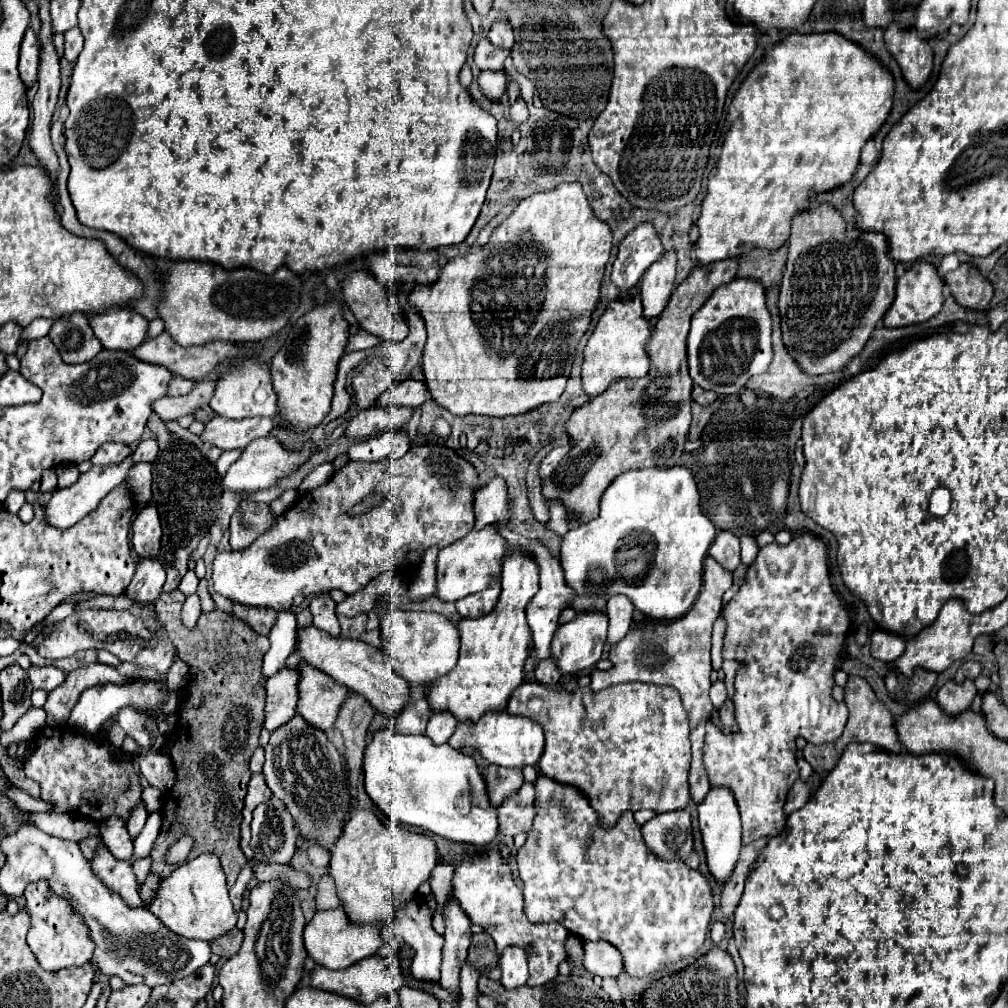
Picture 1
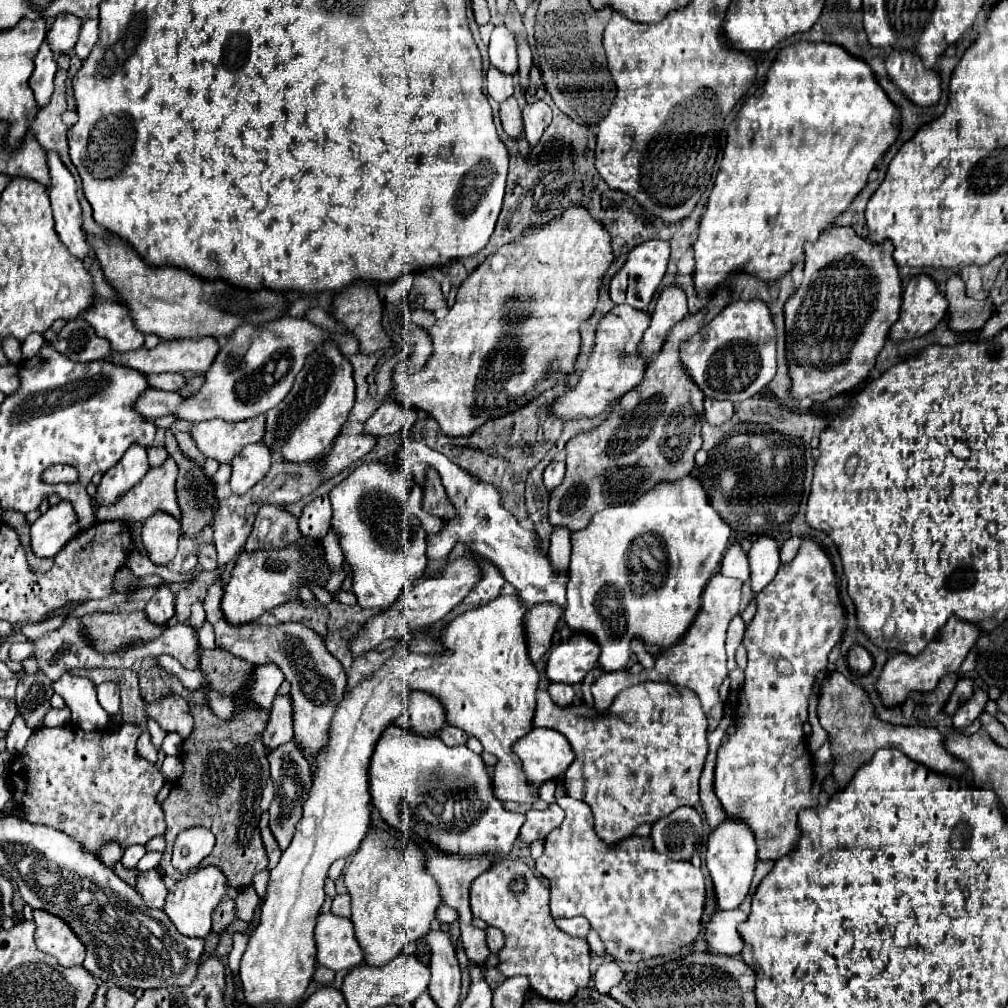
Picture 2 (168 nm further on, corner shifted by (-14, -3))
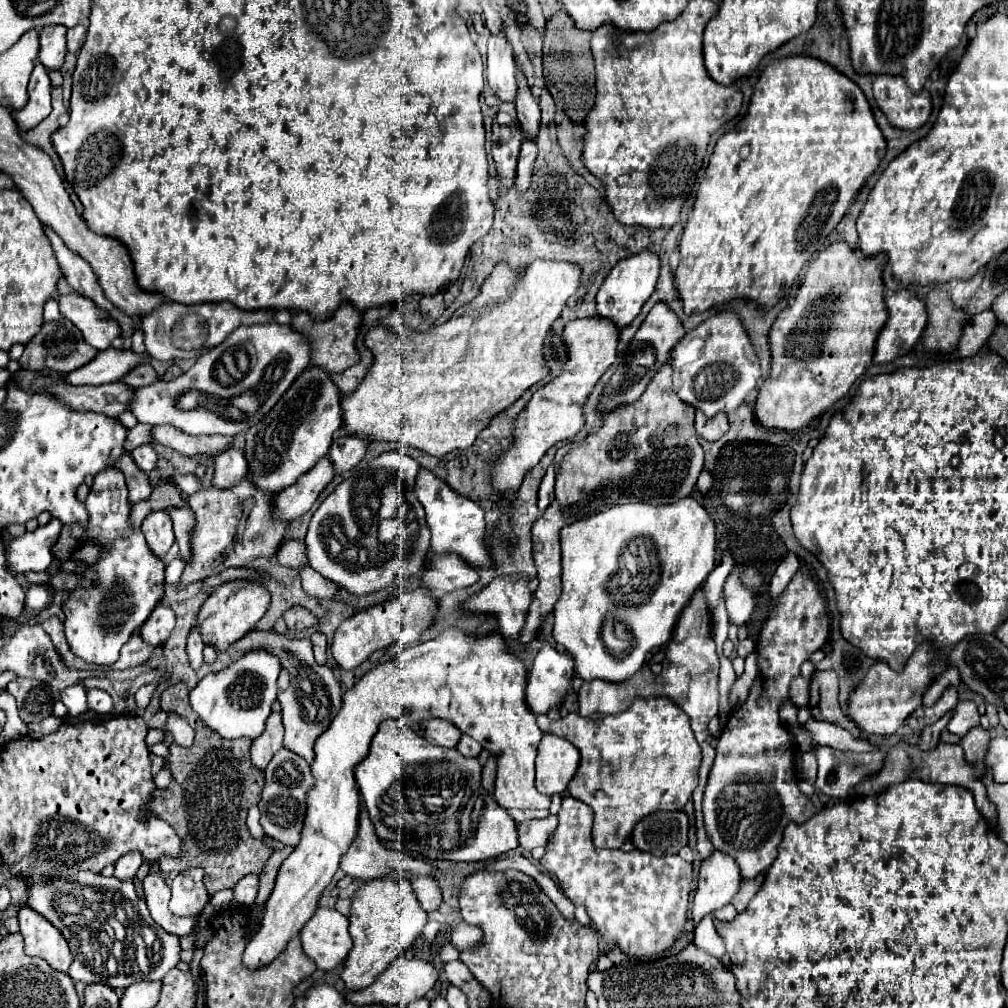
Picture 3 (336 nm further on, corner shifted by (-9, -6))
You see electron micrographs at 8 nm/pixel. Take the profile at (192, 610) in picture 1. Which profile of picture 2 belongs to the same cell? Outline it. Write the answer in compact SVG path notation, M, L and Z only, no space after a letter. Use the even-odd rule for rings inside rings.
M208 621L198 629L198 641L204 649L214 649L214 629Z

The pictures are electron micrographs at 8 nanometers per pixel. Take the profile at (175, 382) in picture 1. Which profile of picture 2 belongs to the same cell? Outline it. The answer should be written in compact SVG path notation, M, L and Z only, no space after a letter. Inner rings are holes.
M160 373L148 377L150 387L162 389L162 391L180 391L186 387L186 377L180 373Z

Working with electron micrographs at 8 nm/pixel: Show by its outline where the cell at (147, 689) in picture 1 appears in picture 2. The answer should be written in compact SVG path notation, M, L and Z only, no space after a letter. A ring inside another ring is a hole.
M102 683L96 687L96 691L98 691L98 701L100 701L102 709L108 711L108 715L116 715L120 711L118 687L114 683Z

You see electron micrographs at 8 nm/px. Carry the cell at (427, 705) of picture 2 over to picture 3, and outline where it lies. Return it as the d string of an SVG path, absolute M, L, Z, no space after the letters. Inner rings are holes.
M433 718L433 720L425 720L421 724L423 728L423 736L435 744L435 746L445 746L445 748L455 748L459 738L461 738L461 730L447 722L447 720L439 720L439 718Z

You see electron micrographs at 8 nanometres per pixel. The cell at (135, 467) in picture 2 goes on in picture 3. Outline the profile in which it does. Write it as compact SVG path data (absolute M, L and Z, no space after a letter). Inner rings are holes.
M105 468L95 476L85 508L89 514L89 526L85 526L85 530L63 526L57 544L53 544L53 556L57 560L67 560L79 542L93 542L101 548L99 560L91 570L81 574L81 584L69 592L69 598L63 602L65 638L73 654L81 660L111 666L119 658L121 646L143 626L153 608L161 602L165 564L149 550L143 534L131 530L131 504L125 476L119 470Z

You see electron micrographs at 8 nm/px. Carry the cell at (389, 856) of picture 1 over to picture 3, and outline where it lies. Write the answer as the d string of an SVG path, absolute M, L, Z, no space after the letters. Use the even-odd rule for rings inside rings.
M369 880L353 896L349 934L353 938L353 948L345 958L341 978L349 992L363 990L395 960L411 948L415 938L427 924L427 912L417 902L409 882L393 880Z

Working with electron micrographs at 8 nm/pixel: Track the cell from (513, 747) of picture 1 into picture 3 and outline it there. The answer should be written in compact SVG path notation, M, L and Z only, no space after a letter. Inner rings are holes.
M545 734L537 748L535 786L543 794L563 794L579 768L579 750L565 738Z

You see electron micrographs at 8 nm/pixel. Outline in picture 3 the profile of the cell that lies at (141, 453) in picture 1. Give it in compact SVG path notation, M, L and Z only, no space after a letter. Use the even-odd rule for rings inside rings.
M143 444L143 446L135 448L135 450L131 452L131 456L133 456L135 464L137 464L143 472L151 472L151 470L155 468L155 464L157 464L157 452L153 450L151 444Z

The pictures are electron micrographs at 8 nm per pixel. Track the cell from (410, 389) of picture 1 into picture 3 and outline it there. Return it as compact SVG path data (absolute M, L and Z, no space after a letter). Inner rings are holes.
M339 434L333 440L331 452L327 454L327 458L331 458L335 474L341 474L345 470L355 468L361 462L361 458L365 456L365 452L367 452L367 442L365 440L349 438L349 436Z

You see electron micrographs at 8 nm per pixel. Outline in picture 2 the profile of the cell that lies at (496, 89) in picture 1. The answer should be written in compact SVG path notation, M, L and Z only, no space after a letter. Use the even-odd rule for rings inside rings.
M506 99L502 105L500 105L500 117L502 117L502 125L504 125L504 131L508 133L508 137L518 137L520 131L522 131L522 117L520 117L520 107L518 107L518 101L516 99Z

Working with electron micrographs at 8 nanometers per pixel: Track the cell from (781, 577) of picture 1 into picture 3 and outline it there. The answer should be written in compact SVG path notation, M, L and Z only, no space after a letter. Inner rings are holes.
M801 568L783 596L775 602L773 612L769 612L767 622L761 628L759 634L759 674L755 678L753 690L747 698L747 702L735 710L725 724L719 740L717 740L717 756L709 774L709 782L705 788L703 796L703 814L705 814L705 830L709 834L709 840L713 842L715 850L729 854L739 870L741 870L741 880L751 880L757 874L765 872L773 860L777 858L777 846L783 838L783 830L789 822L803 824L807 822L815 812L815 804L797 788L797 778L795 778L795 748L789 742L789 734L785 726L779 720L779 704L783 700L789 700L789 682L799 676L799 666L807 660L809 654L819 650L827 636L829 636L829 622L827 622L827 612L823 604L823 596L819 592L817 582L807 576L809 572Z

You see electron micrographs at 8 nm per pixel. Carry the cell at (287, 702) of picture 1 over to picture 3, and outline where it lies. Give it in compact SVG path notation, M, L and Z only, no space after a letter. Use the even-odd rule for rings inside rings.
M273 712L267 718L265 732L251 744L251 762L257 770L265 770L269 760L283 748L283 724L281 714Z

